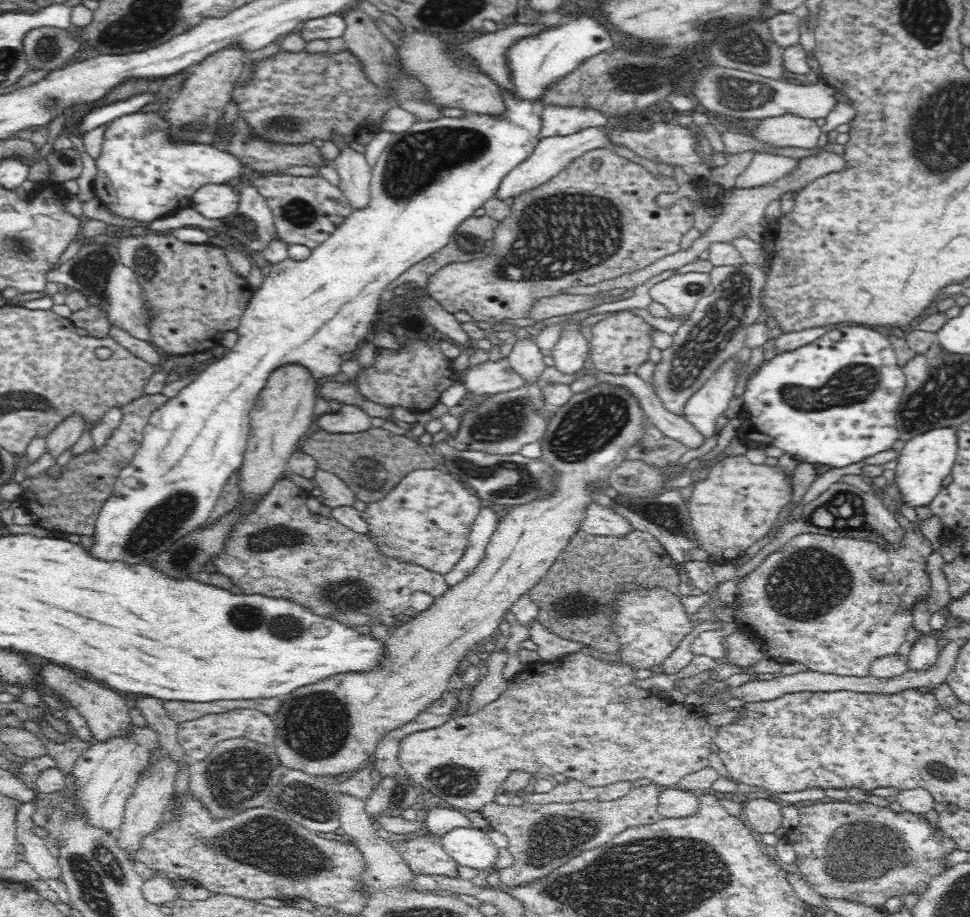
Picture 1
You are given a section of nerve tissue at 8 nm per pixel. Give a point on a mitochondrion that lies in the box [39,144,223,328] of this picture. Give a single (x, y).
(94, 271)

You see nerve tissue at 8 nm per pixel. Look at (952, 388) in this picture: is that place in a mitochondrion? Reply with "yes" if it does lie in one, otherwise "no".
yes

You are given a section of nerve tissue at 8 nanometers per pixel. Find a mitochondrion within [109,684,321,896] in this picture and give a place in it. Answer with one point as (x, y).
(238, 775)

